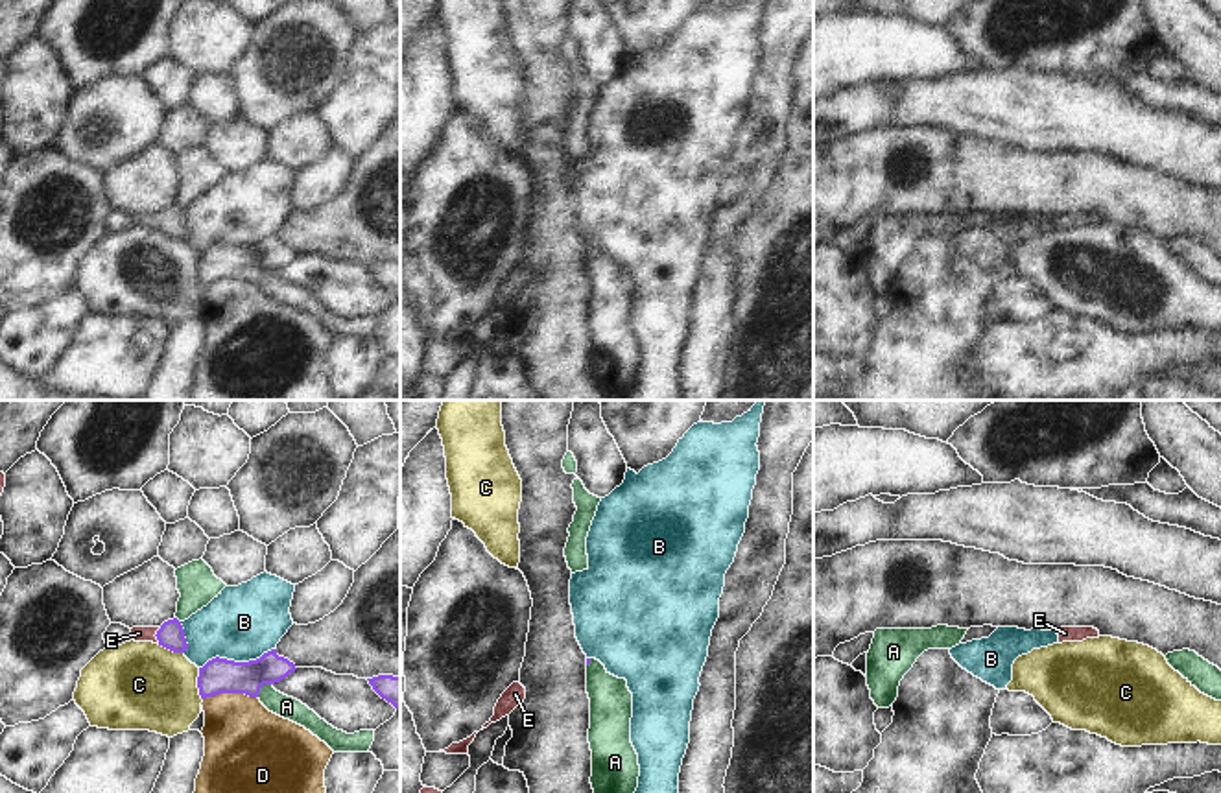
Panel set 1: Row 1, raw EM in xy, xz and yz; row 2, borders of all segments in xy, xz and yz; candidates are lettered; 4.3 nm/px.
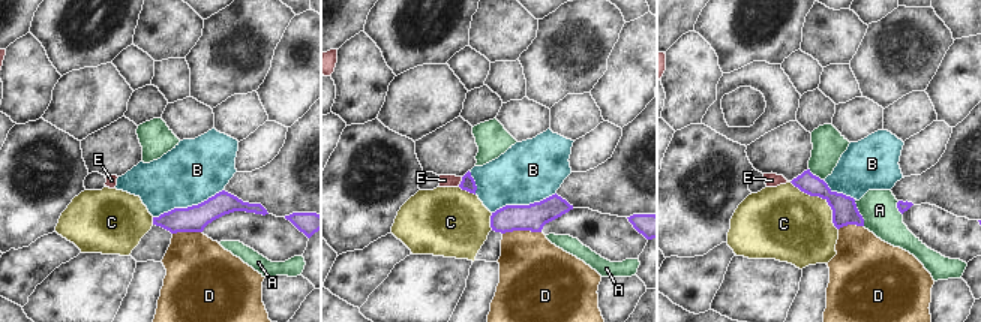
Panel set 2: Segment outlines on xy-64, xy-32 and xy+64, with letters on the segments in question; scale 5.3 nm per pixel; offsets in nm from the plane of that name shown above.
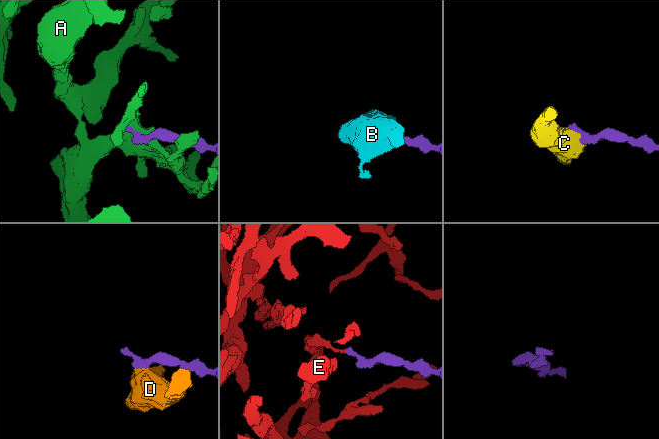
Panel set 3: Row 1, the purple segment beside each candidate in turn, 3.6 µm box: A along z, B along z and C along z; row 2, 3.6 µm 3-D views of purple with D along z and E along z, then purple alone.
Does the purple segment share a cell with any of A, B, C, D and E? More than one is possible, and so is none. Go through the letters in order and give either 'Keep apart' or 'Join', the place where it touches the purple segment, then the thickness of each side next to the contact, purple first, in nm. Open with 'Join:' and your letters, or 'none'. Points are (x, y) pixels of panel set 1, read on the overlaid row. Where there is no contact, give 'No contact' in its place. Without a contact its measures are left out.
Join: E
A: Keep apart. Touches purple at xy (262, 685). Thickness 160 nm (purple) against 100 nm
B: Keep apart. Touches purple at xy (237, 662). Thickness 160 nm (purple) against 320 nm
C: Keep apart. Touches purple at xy (198, 685). Thickness 160 nm (purple) against 380 nm
D: Keep apart. Touches purple at xy (229, 692). Thickness 160 nm (purple) against 360 nm
E: Join. Touches purple at xy (155, 635). Thickness 120 nm (purple) against 60 nm.

